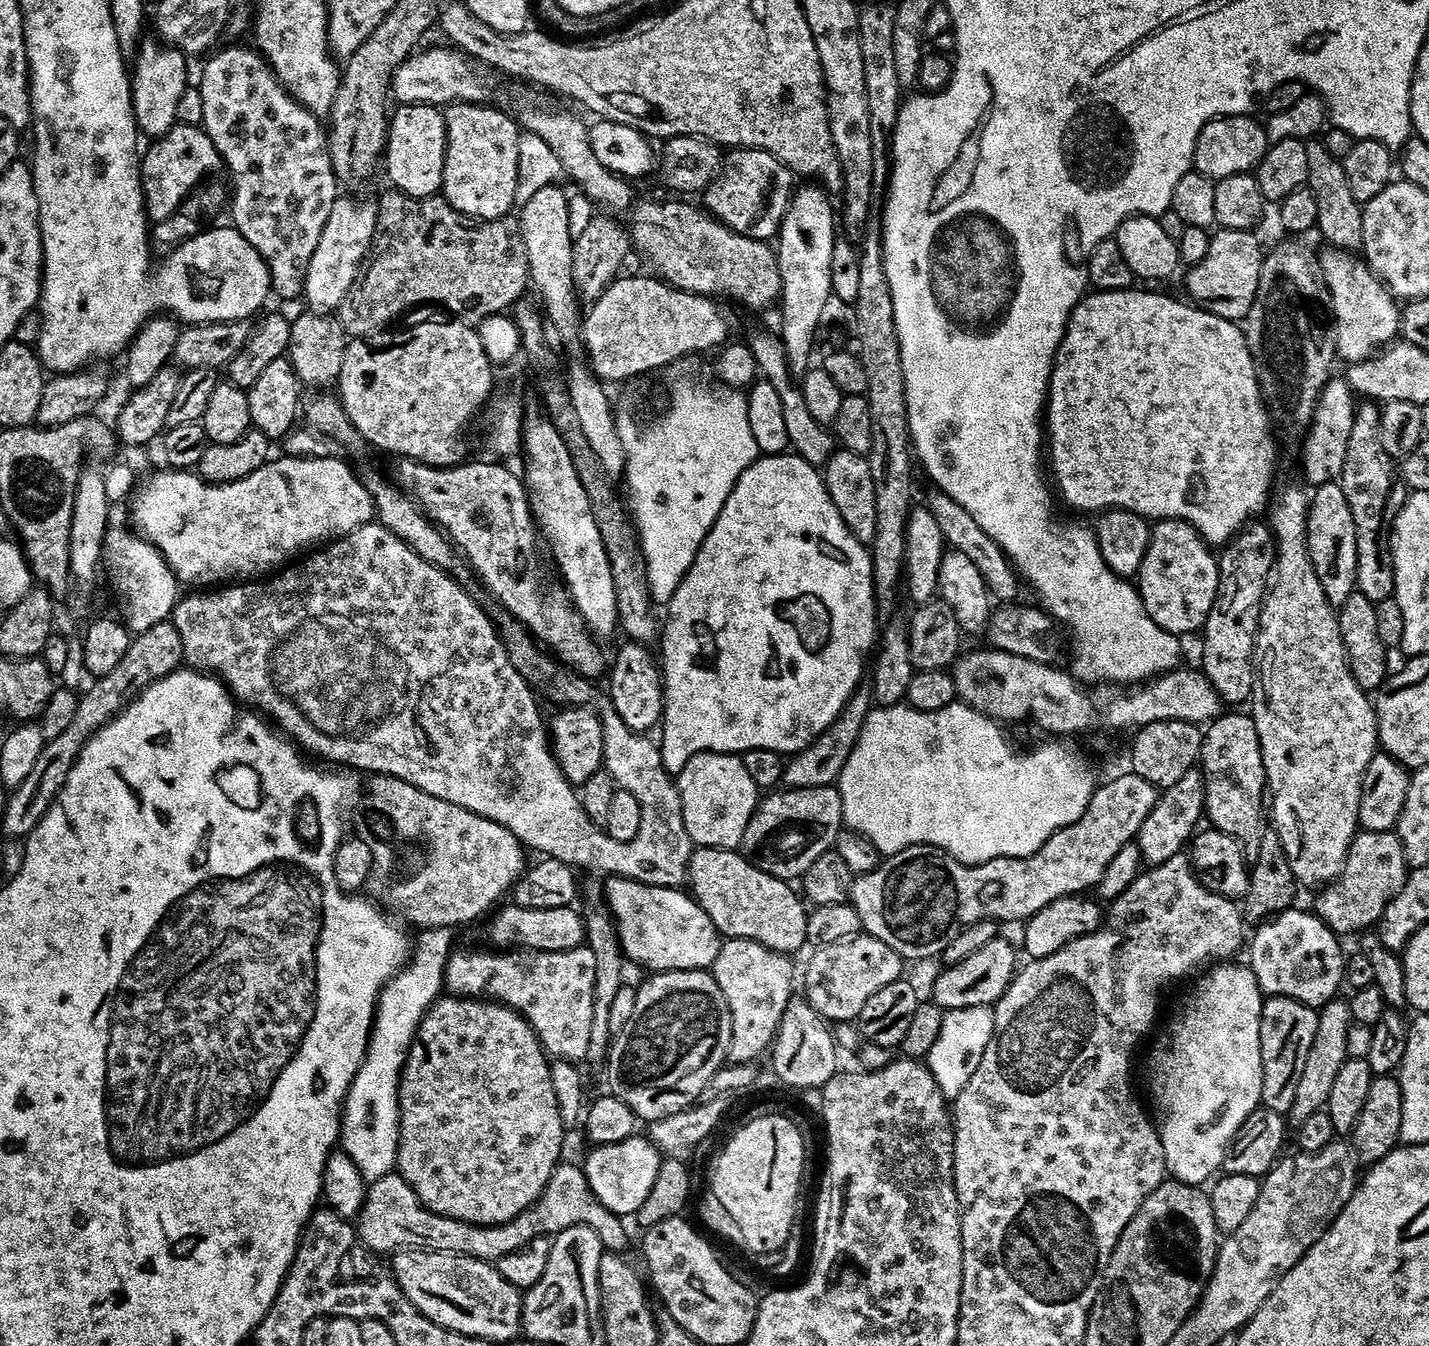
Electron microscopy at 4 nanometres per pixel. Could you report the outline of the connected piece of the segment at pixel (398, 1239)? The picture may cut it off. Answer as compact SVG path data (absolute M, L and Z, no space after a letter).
M568 1162L561 1163L550 1178L540 1202L516 1220L511 1220L508 1224L499 1224L496 1228L481 1228L479 1224L451 1220L430 1211L420 1201L418 1194L414 1194L409 1184L400 1175L393 1174L381 1180L371 1181L358 1217L358 1240L373 1254L397 1254L405 1250L419 1250L497 1262L522 1251L537 1237L552 1238L576 1224L593 1228L609 1253L627 1253L628 1232L624 1229L625 1221L604 1208L592 1195L583 1167L575 1168Z

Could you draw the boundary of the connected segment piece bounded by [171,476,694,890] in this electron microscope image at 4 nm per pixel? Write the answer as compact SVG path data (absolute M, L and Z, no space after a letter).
M380 476L367 477L366 483L368 491L372 493L372 498L376 502L378 522L362 526L350 535L343 536L341 540L331 541L327 546L305 555L299 562L275 573L267 582L246 582L241 586L224 586L219 590L200 590L195 594L188 594L192 596L185 595L181 599L172 614L171 623L175 624L182 638L182 650L187 667L223 680L229 692L241 705L265 717L273 716L281 724L279 727L305 753L313 752L314 755L321 756L324 760L333 760L336 764L349 764L350 767L357 768L360 772L368 772L367 774L372 776L393 776L404 780L410 786L442 802L450 802L462 810L475 813L510 829L527 849L542 852L541 855L562 861L576 870L582 868L596 874L605 872L605 877L608 878L637 880L640 884L649 884L654 888L683 889L694 845L687 830L684 829L682 820L677 818L681 815L680 795L677 792L677 785L664 769L659 747L653 741L651 744L647 740L649 739L647 735L634 733L628 729L618 713L613 710L603 713L603 767L615 781L615 787L634 794L634 798L638 798L642 806L642 830L638 830L638 838L634 838L629 844L619 844L599 825L596 827L592 824L593 817L588 813L587 807L583 806L576 794L577 789L567 780L552 753L549 746L550 736L545 725L544 728L540 725L540 710L536 706L536 696L532 693L531 686L524 681L524 676L528 680L540 680L544 676L544 660L540 657L539 650L535 648L537 645L533 637L523 627L516 626L513 632L505 634L504 645L496 633L495 626L492 625L491 618L476 605L475 598L468 596L467 590L462 585L455 584L440 569L452 568L456 564L457 553L447 535L420 511L415 500L405 498L399 487L391 488Z

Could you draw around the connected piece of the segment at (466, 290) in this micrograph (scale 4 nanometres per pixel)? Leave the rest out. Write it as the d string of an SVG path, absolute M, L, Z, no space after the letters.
M388 190L378 200L376 233L368 250L368 259L360 269L360 277L348 292L348 299L338 309L338 319L345 334L353 340L368 340L391 320L419 304L437 304L457 321L478 326L483 320L515 309L525 299L530 288L526 242L522 238L520 221L516 218L465 222L447 200L415 200L403 192Z

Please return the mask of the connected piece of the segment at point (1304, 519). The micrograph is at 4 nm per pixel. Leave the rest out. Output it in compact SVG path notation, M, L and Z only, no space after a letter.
M1284 488L1279 492L1280 489L1271 497L1270 511L1267 513L1269 516L1266 516L1267 523L1272 529L1272 535L1276 537L1276 550L1272 572L1268 576L1268 595L1264 598L1264 609L1260 611L1260 627L1256 637L1258 663L1254 668L1256 686L1252 689L1250 715L1258 730L1258 738L1262 746L1262 762L1268 775L1266 788L1270 793L1272 820L1276 823L1273 824L1274 831L1280 835L1280 841L1284 843L1284 852L1288 855L1288 861L1292 863L1292 877L1300 886L1304 886L1304 884L1327 886L1340 876L1350 846L1358 835L1362 782L1366 774L1366 766L1370 766L1370 762L1378 755L1380 731L1376 725L1376 710L1373 701L1370 699L1369 693L1361 688L1360 683L1352 674L1348 652L1344 648L1344 639L1340 633L1340 617L1337 609L1326 598L1326 590L1322 590L1322 582L1314 570L1312 559L1308 553L1308 511L1312 505L1309 493L1304 493L1300 488Z

